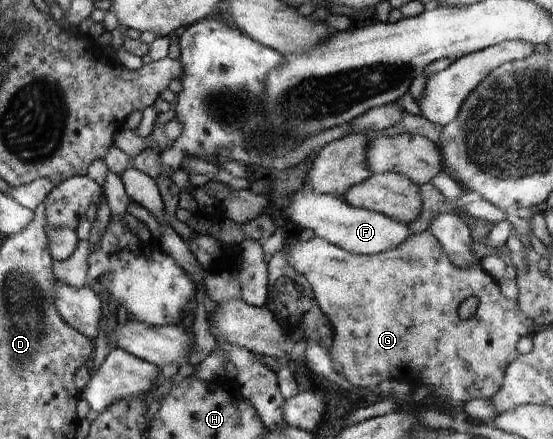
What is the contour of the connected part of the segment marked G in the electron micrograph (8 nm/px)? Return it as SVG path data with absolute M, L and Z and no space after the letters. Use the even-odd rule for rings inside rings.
M428 229L420 233L413 233L405 242L402 242L397 248L391 249L391 252L373 253L372 255L360 255L333 243L324 238L314 235L303 235L302 240L293 243L288 240L286 243L288 259L294 266L294 269L302 274L311 285L314 298L318 302L323 314L328 318L329 324L332 326L332 339L330 345L325 349L330 354L332 367L335 370L335 377L342 380L344 384L351 388L363 388L363 390L371 390L377 387L380 382L387 379L398 379L408 381L413 385L420 386L427 384L433 388L434 396L441 398L451 398L457 402L469 402L471 399L490 399L501 387L505 380L506 368L509 363L513 363L515 358L520 354L516 344L522 336L532 336L534 322L519 308L518 299L507 299L500 289L498 281L493 279L483 270L481 264L471 265L466 269L456 267L447 257L441 243L435 238L435 235ZM469 296L475 296L479 300L475 314L463 320L458 315L459 305Z

